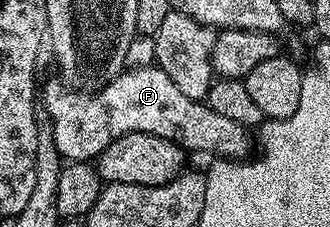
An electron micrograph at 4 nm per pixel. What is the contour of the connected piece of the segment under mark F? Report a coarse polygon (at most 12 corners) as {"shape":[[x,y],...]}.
{"shape":[[159,66],[91,94],[42,88],[52,141],[95,161],[124,132],[241,161],[249,129]]}

